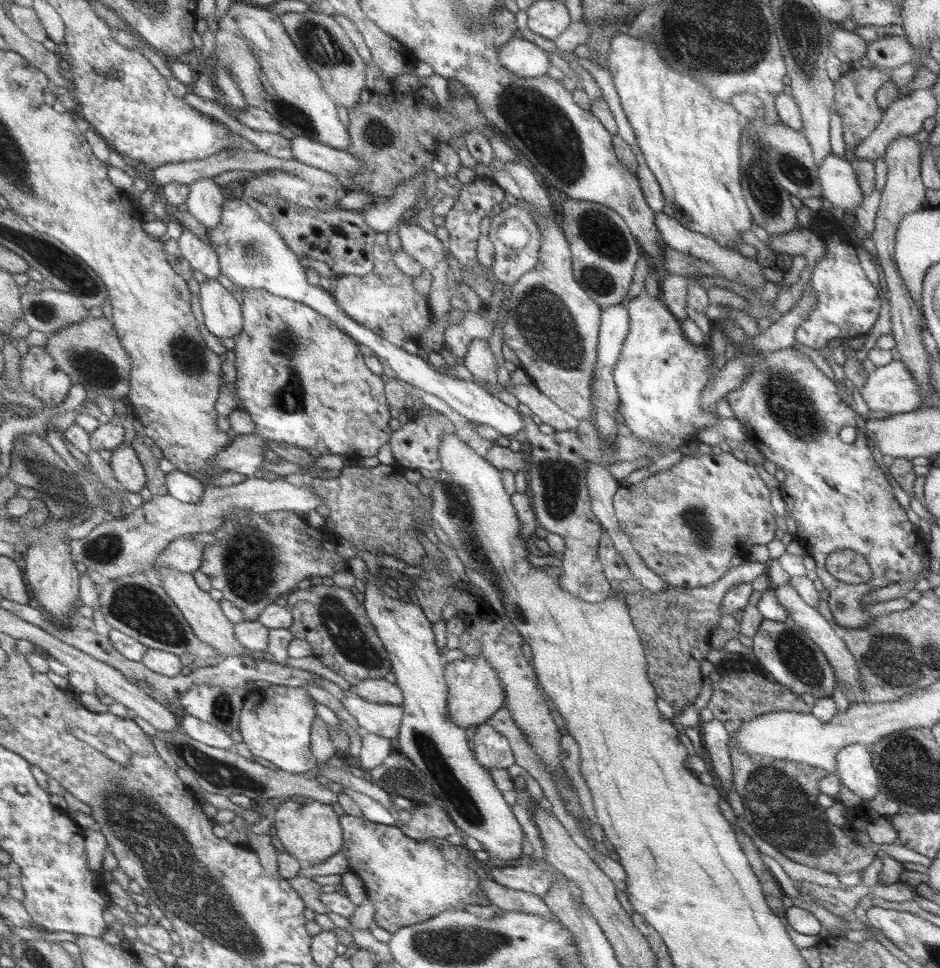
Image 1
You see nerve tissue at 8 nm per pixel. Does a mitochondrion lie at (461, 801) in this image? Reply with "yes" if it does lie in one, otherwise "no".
yes

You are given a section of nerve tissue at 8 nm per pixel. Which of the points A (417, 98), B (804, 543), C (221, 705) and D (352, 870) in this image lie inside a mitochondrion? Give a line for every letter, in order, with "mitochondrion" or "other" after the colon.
A: other
B: other
C: mitochondrion
D: other

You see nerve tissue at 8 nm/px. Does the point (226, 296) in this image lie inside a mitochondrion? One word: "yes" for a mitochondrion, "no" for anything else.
no

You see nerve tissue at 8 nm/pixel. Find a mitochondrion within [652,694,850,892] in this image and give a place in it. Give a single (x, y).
(774, 805)

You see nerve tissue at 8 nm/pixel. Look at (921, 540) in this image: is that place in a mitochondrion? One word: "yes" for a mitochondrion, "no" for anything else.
no

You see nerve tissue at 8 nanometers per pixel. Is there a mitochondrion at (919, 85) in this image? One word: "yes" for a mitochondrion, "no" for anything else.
no

